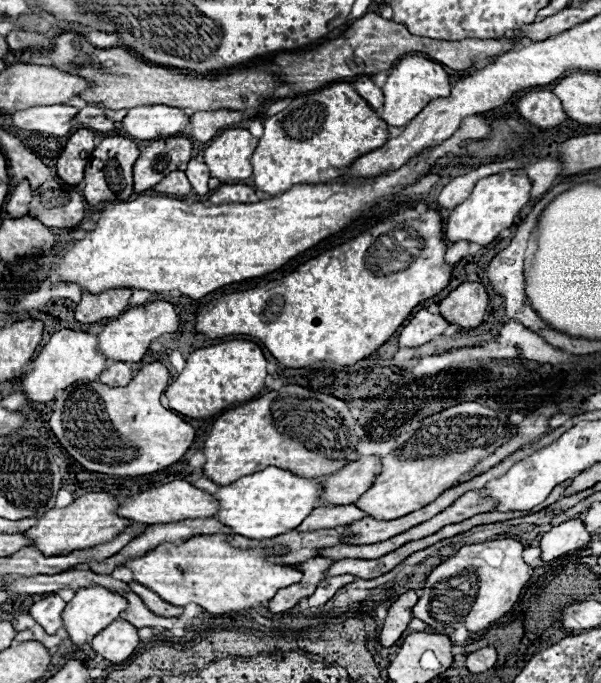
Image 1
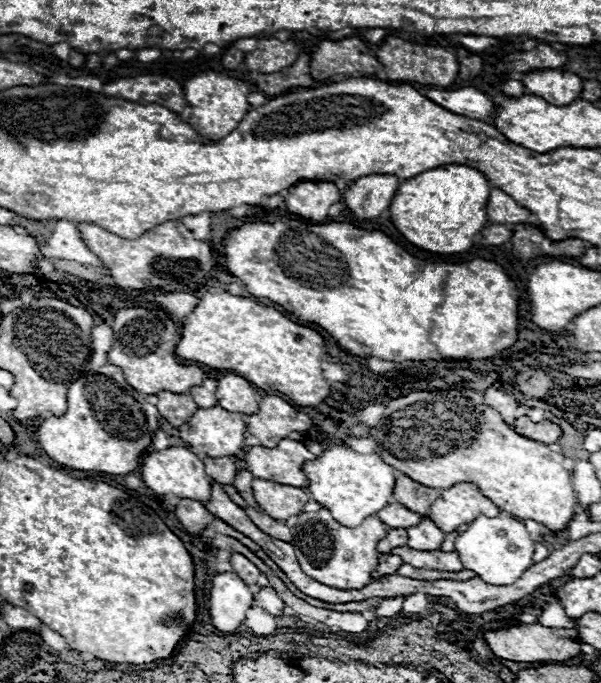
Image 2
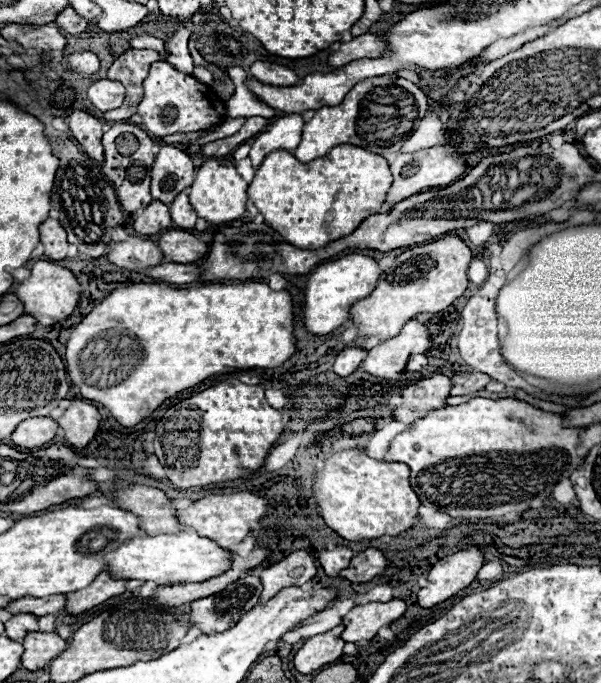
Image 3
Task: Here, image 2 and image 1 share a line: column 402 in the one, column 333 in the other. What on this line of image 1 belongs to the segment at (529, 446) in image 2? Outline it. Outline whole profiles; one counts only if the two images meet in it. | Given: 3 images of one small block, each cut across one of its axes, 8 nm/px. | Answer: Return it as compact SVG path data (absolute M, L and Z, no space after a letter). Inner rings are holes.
M288 384L220 415L204 444L204 474L220 486L228 486L268 466L296 472L296 476L320 478L358 460L356 446L364 436L364 428L356 420L352 422L344 400Z

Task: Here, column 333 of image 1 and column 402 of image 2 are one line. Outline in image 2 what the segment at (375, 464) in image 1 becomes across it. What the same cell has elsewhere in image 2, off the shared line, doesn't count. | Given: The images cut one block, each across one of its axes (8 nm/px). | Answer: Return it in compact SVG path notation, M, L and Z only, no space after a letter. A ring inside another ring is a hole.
M404 474L396 476L396 498L394 500L400 502L404 508L410 508L412 512L420 516L428 516L430 506L436 498L440 498L440 490L422 486Z

